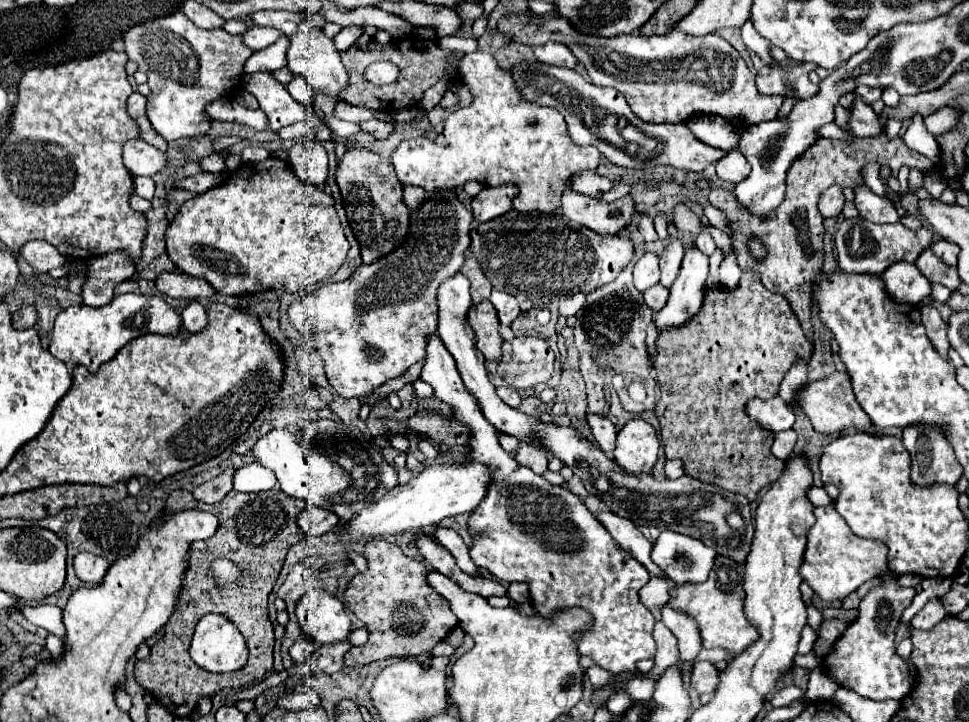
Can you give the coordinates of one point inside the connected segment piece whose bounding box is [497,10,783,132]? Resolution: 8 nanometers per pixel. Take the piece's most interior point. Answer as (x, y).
(665, 79)

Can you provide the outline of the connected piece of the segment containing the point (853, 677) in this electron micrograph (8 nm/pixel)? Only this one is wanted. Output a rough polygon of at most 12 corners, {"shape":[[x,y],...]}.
{"shape":[[875,576],[823,666],[871,700],[901,700],[895,628],[915,588]]}

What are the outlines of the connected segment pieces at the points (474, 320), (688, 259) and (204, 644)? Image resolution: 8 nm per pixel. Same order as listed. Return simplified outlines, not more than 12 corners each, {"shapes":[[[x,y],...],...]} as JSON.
{"shapes":[[[489,300],[471,306],[477,348],[487,360],[501,358],[503,338]],[[685,246],[681,272],[657,316],[657,330],[679,328],[699,312],[709,258]],[[213,612],[197,622],[191,658],[209,672],[247,662],[235,624]]]}

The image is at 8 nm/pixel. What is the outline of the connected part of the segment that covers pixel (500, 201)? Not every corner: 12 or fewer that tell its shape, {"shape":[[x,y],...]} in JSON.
{"shape":[[485,186],[471,198],[477,222],[511,210],[517,188]]}

